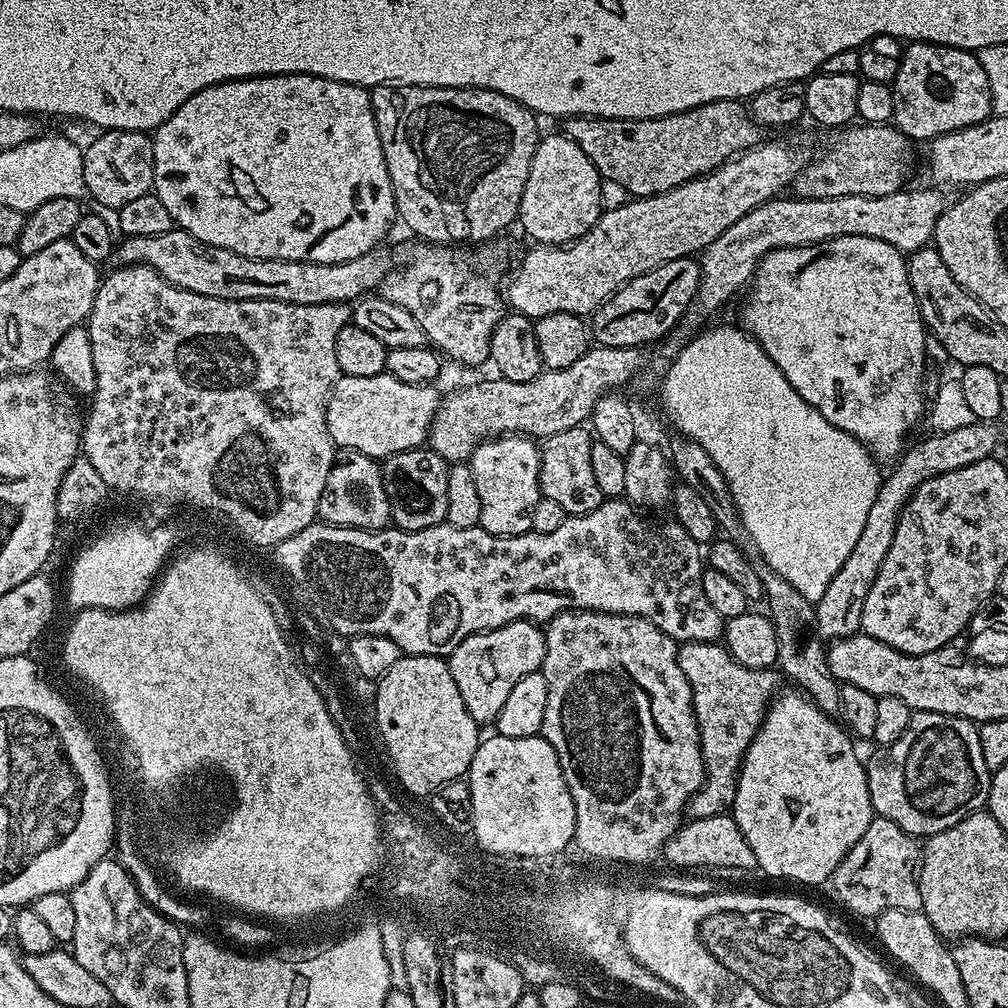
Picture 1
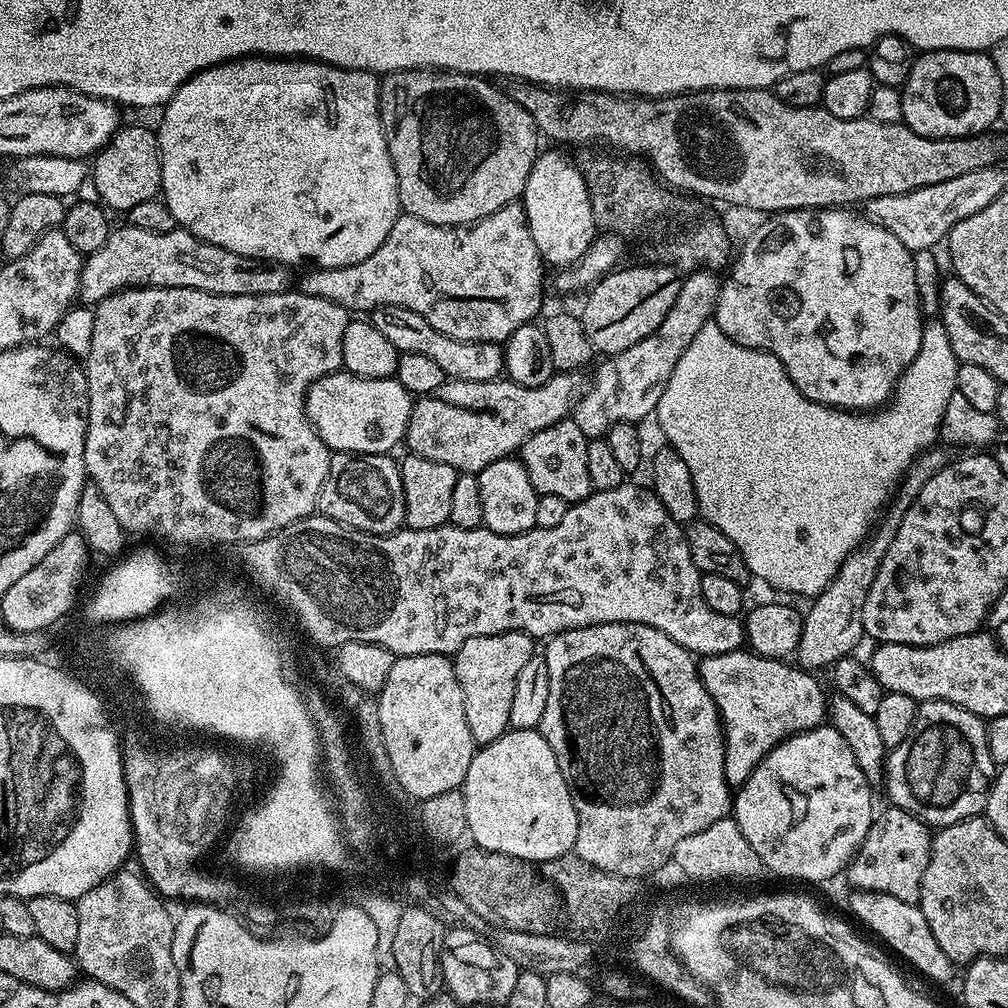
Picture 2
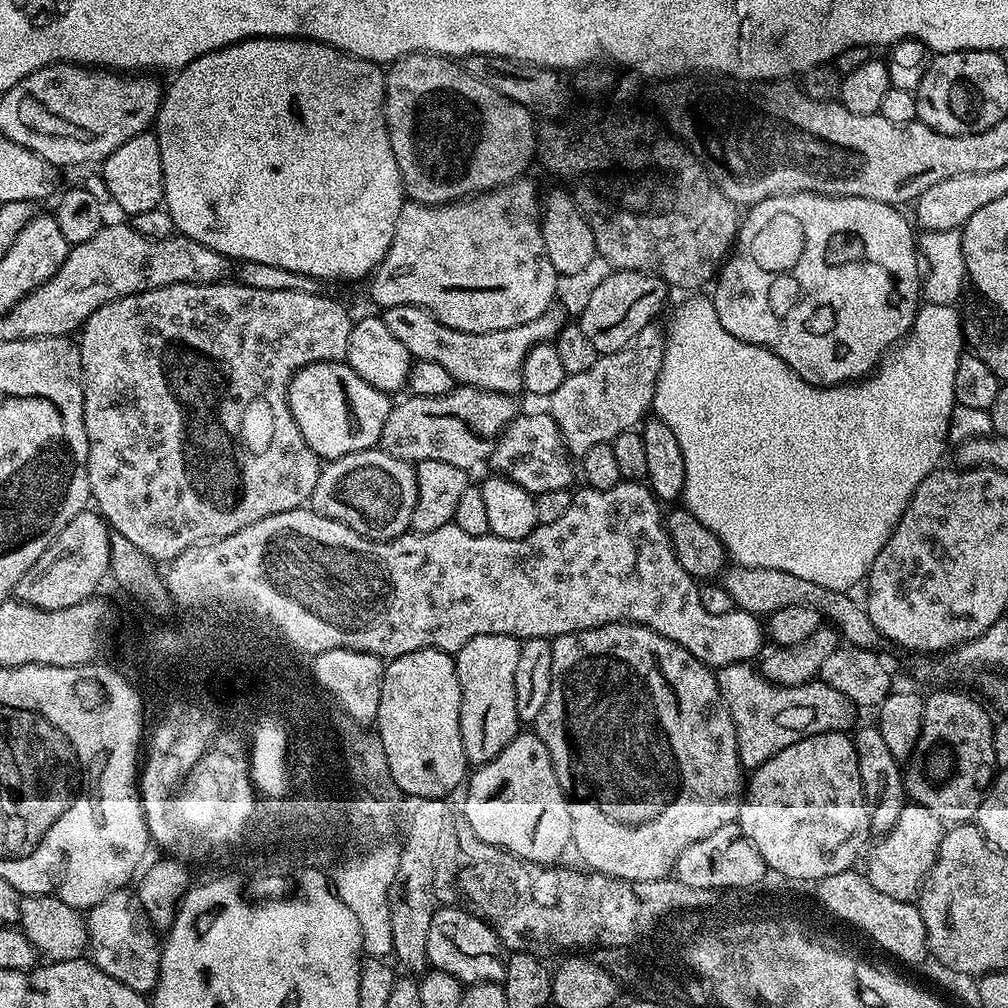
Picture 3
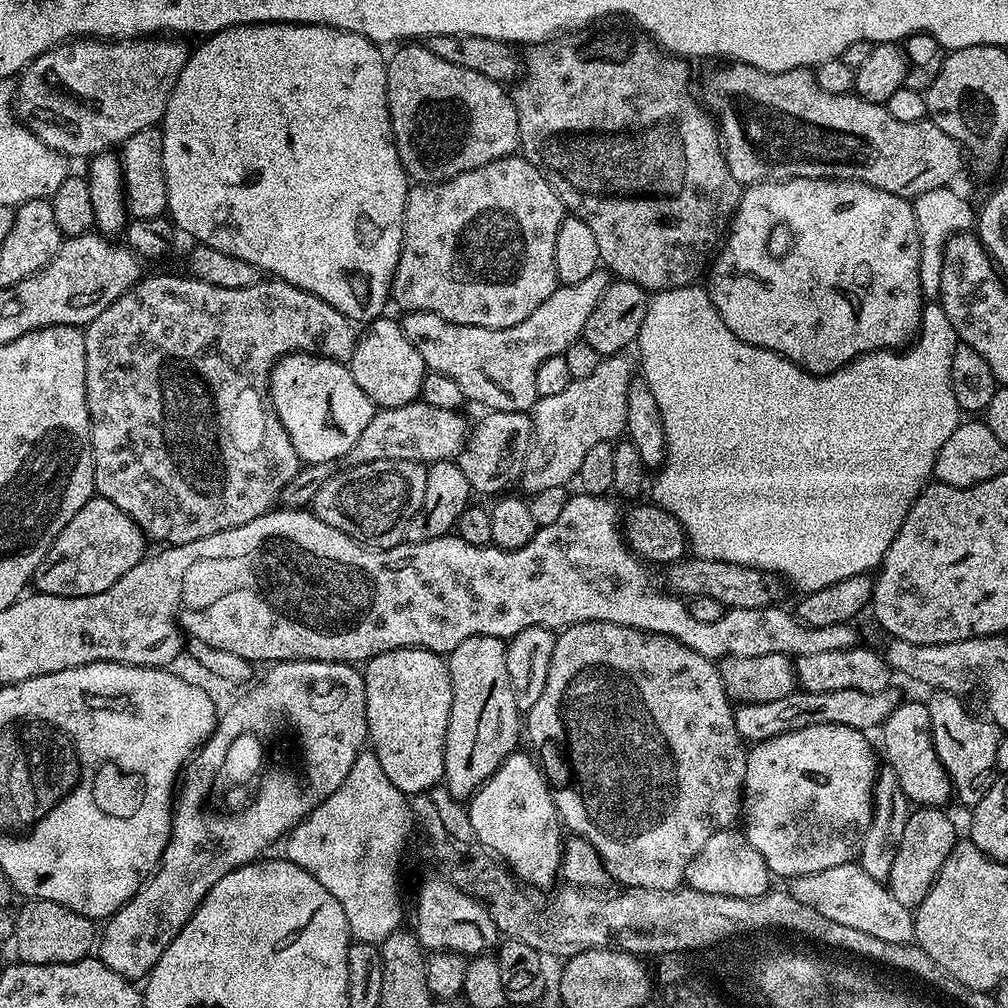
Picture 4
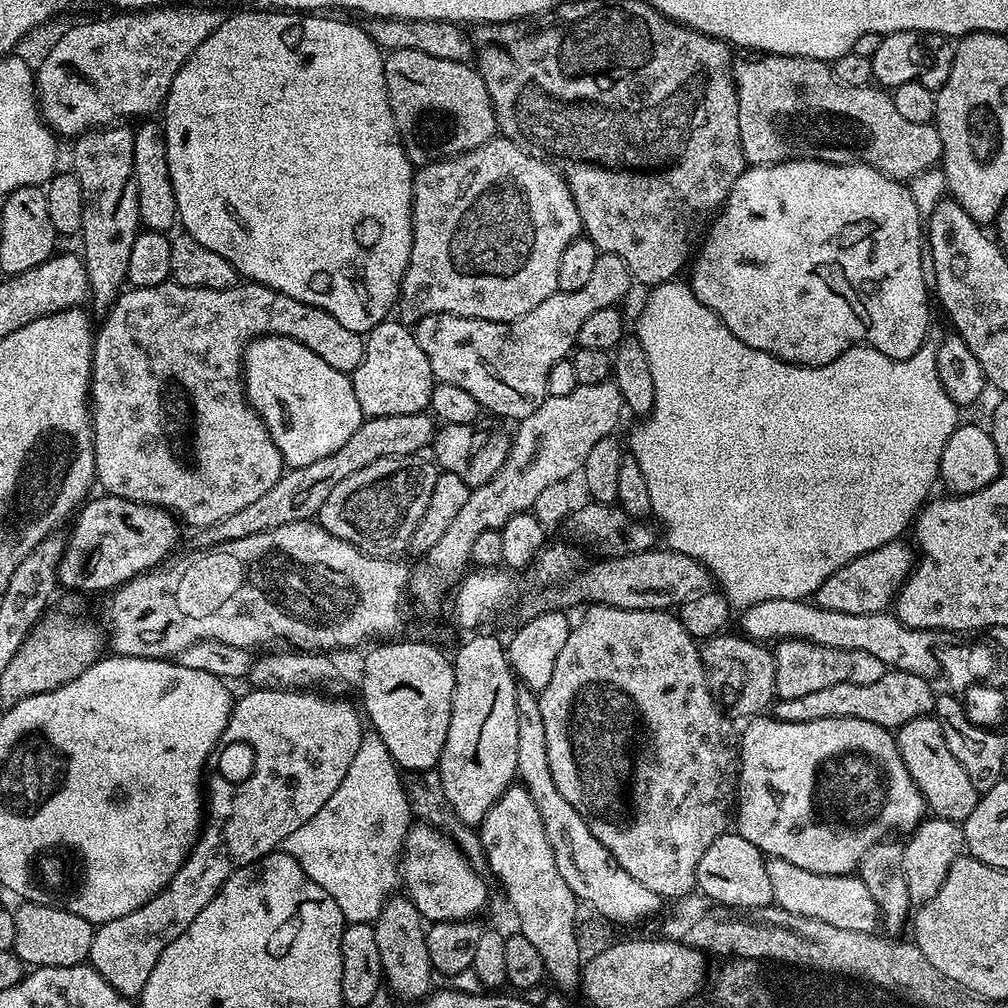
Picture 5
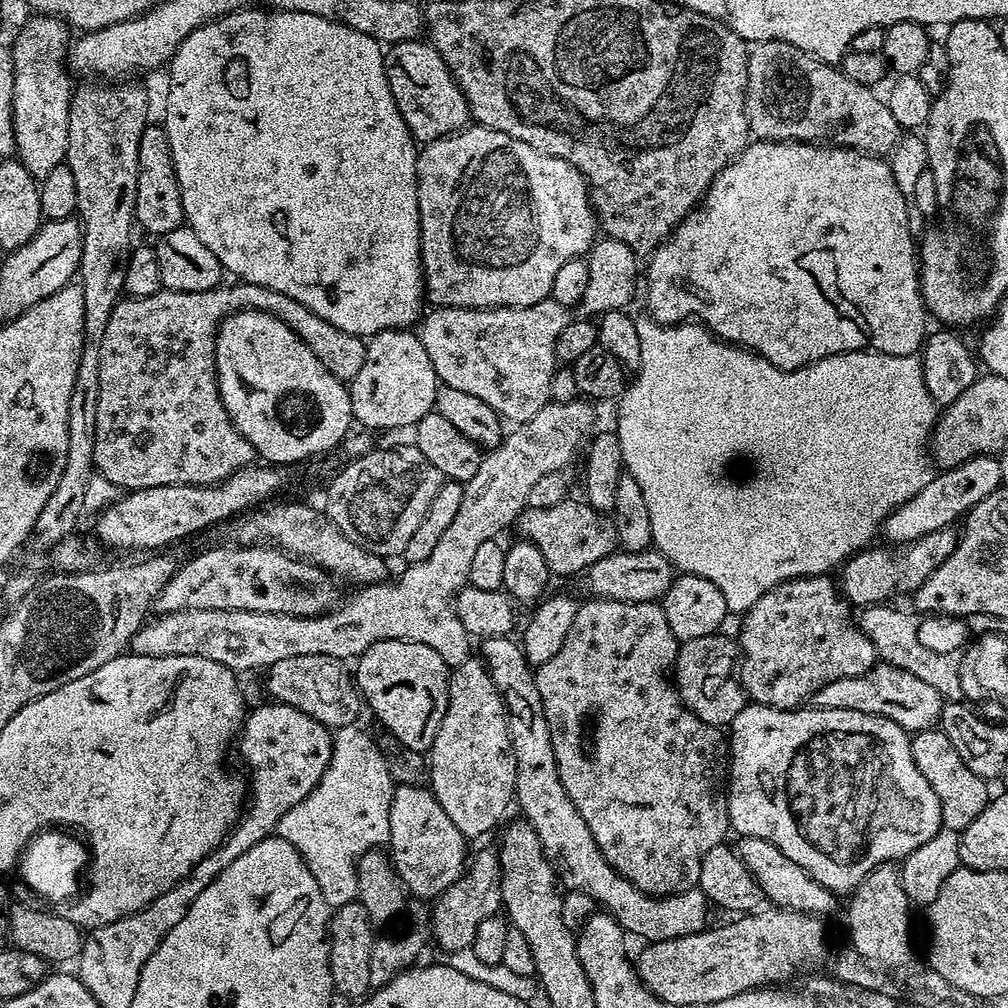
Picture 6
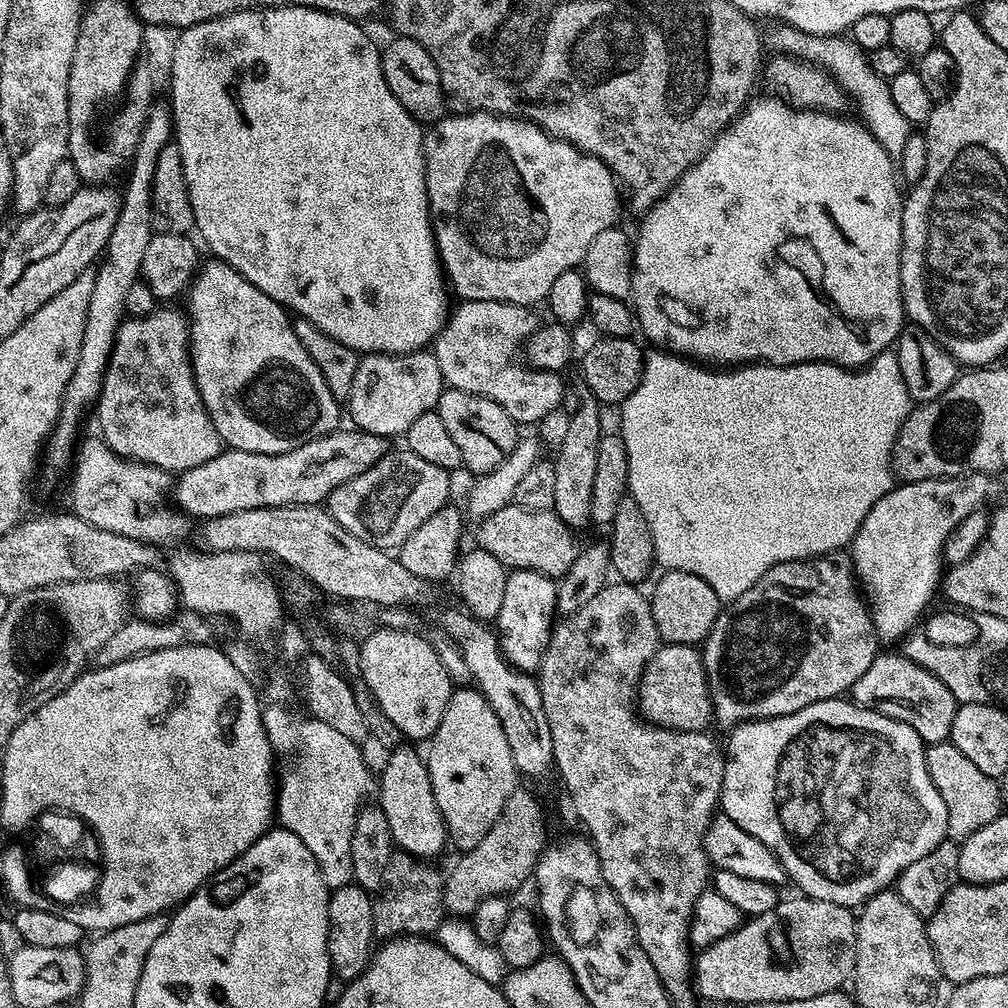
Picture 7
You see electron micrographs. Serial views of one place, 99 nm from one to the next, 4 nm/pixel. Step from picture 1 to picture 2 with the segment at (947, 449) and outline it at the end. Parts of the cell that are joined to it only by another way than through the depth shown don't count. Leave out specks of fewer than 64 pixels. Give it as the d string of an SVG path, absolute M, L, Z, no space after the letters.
M933 446L914 461L904 473L900 487L896 489L886 511L873 527L870 538L865 539L859 548L849 554L836 577L809 603L812 605L804 616L804 629L794 653L795 663L799 667L805 670L831 669L836 661L851 657L860 640L865 639L862 606L866 606L866 598L870 595L870 586L874 586L878 566L882 558L886 558L886 550L890 550L890 542L894 542L894 534L898 534L898 526L902 526L902 518L906 510L910 510L914 498L918 498L922 486L926 486L926 482L930 482L930 478L934 478L934 474L938 474L938 470L942 470L950 462L950 456L943 450L945 451L943 447Z

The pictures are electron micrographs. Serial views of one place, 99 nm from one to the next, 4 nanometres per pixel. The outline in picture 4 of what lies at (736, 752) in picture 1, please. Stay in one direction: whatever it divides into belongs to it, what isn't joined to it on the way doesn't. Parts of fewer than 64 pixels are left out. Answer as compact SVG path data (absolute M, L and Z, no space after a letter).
M797 690L786 698L778 698L774 702L758 702L757 704L740 704L735 709L738 734L746 742L761 742L781 736L794 730L802 730L806 726L819 724L837 724L850 726L859 732L867 733L868 728L879 729L890 718L896 705L901 703L902 696L895 690L866 694L862 690L830 690L829 692L806 692Z

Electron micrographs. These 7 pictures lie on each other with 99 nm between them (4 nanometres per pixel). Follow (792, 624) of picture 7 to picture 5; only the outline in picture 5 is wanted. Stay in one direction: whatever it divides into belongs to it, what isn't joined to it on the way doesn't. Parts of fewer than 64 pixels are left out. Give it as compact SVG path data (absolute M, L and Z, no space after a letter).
M782 640L775 645L776 657L776 696L781 700L802 698L802 694L814 694L814 690L823 690L825 686L838 686L838 682L854 682L860 686L868 686L870 682L878 682L885 674L885 667L874 654L862 654L862 650L834 650L826 646L811 644L808 640Z

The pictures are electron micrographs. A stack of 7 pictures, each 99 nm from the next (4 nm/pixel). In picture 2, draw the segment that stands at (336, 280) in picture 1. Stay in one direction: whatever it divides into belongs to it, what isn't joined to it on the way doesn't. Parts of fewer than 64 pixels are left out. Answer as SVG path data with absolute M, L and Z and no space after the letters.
M179 226L172 232L123 227L113 227L106 243L85 259L78 293L85 305L95 306L124 288L189 288L223 296L253 296L287 292L293 287L293 269L289 265L222 250L222 246L200 240Z

